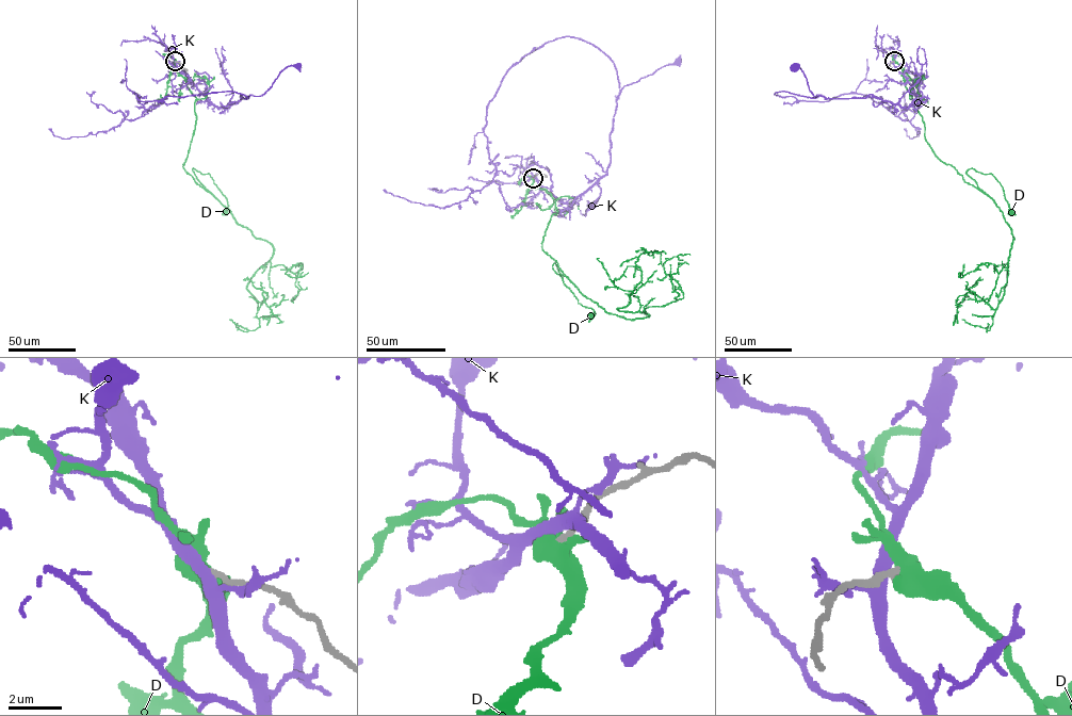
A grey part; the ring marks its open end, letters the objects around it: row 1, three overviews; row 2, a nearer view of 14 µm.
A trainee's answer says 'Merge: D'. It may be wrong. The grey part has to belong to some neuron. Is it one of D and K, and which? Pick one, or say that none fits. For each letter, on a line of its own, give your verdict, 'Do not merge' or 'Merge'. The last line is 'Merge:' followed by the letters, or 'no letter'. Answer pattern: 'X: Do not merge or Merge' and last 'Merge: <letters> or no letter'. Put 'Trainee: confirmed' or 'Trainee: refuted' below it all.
D: Merge
K: Do not merge
Merge: D
Trainee: confirmed

